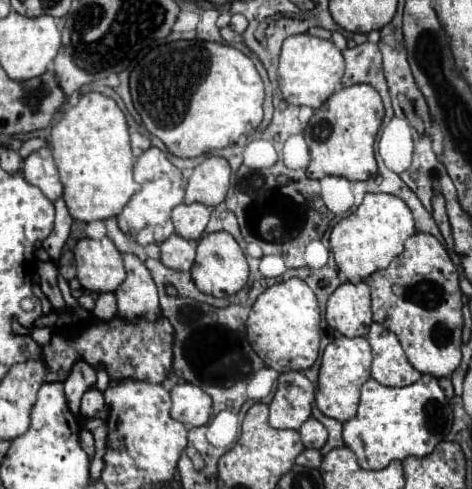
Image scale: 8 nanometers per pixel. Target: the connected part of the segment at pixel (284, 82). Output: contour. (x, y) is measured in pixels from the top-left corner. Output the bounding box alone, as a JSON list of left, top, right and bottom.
[278,33,344,109]

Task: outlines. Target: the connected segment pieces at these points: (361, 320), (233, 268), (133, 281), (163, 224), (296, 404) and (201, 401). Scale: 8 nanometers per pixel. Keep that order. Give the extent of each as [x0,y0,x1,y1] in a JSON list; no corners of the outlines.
[[326,283,372,337],[190,231,248,297],[114,255,162,321],[118,147,186,245],[270,371,314,429],[170,383,212,427]]

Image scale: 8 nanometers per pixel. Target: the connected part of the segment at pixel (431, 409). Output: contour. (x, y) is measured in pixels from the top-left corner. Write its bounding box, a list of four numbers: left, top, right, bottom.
[344,375,452,469]

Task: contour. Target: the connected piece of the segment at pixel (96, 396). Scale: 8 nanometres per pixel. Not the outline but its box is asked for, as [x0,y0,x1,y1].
[80,385,108,419]

